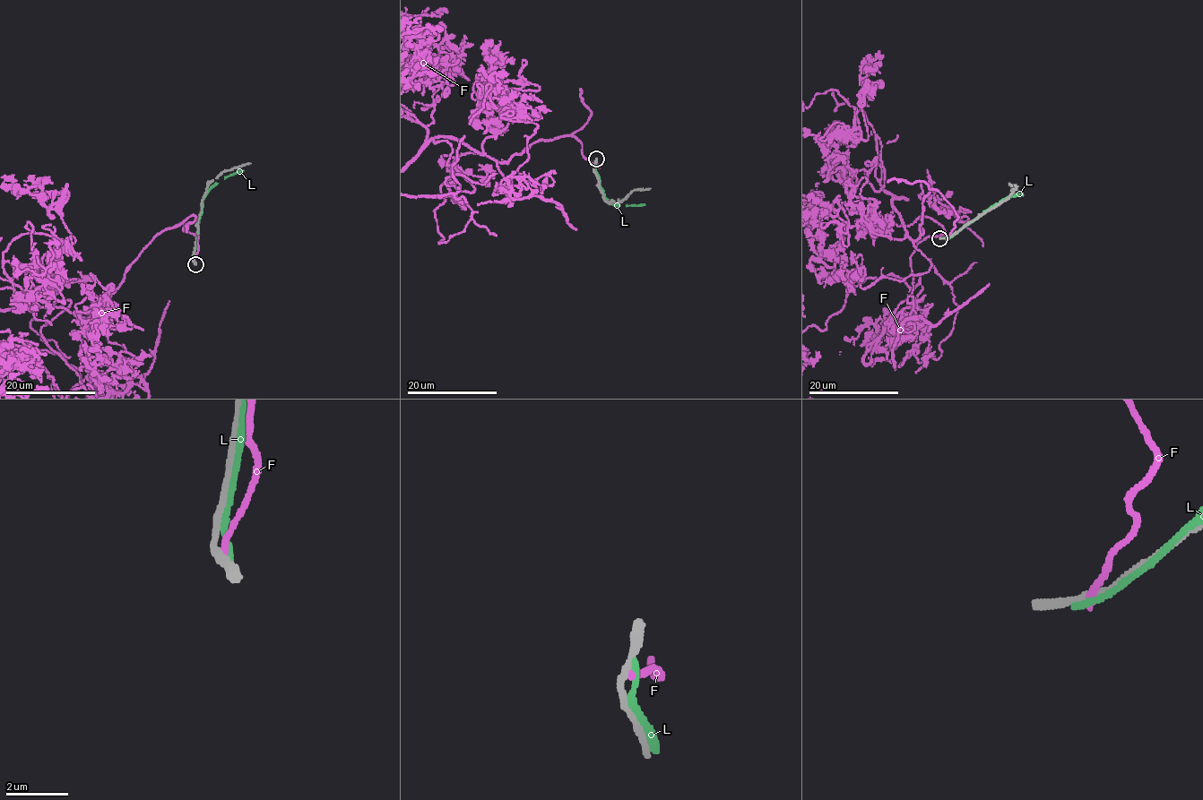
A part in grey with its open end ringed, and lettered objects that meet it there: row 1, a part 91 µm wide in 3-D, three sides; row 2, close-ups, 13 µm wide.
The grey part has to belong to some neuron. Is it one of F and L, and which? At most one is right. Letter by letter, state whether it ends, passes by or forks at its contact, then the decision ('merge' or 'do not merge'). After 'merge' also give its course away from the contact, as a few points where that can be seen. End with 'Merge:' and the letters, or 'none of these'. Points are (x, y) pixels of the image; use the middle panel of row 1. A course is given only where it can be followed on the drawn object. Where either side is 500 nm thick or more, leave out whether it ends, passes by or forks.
F: it ends there; do not merge
L: it ends there; do not merge
Merge: none of these

